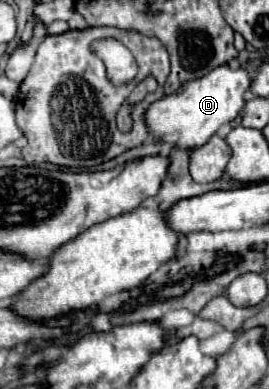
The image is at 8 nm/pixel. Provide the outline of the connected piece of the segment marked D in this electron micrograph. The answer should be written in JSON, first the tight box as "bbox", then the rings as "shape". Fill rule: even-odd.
{"bbox":[147,64,251,150],"shape":[[[227,64],[225,66],[217,66],[215,70],[211,70],[209,74],[205,74],[203,78],[197,78],[197,80],[191,80],[191,82],[185,82],[175,94],[171,96],[165,96],[161,98],[159,102],[153,102],[147,110],[147,128],[151,130],[151,136],[155,140],[163,140],[163,142],[171,142],[179,148],[185,148],[185,150],[193,150],[193,148],[199,148],[203,146],[223,124],[229,124],[231,120],[237,118],[237,114],[245,108],[245,98],[249,96],[249,88],[251,88],[251,78],[247,74],[247,70],[243,68],[229,68]]]}

